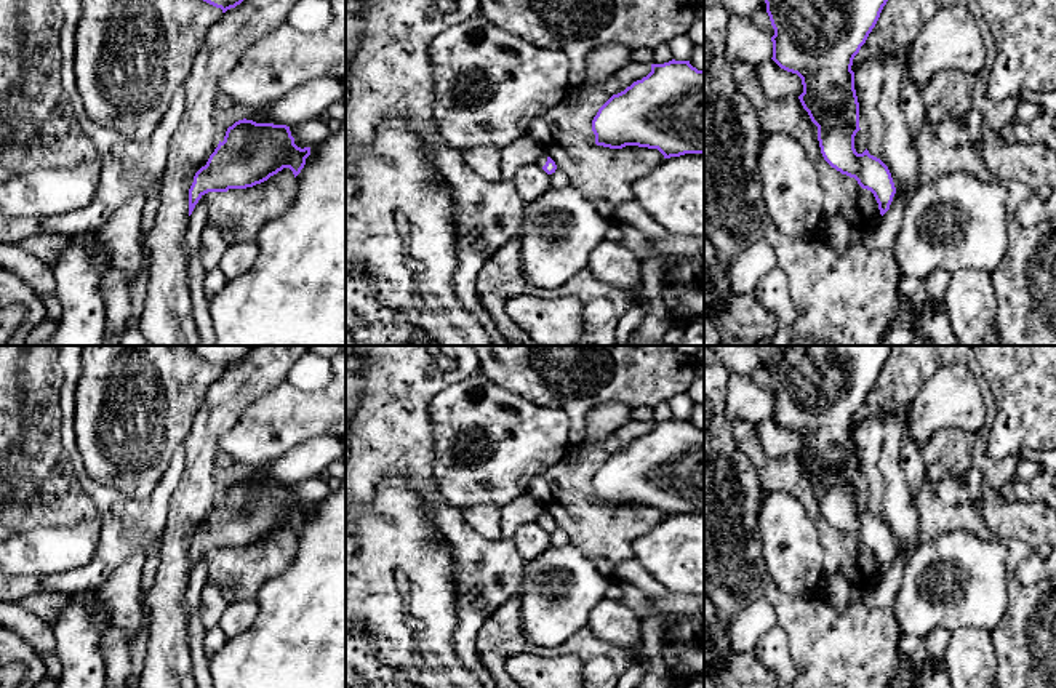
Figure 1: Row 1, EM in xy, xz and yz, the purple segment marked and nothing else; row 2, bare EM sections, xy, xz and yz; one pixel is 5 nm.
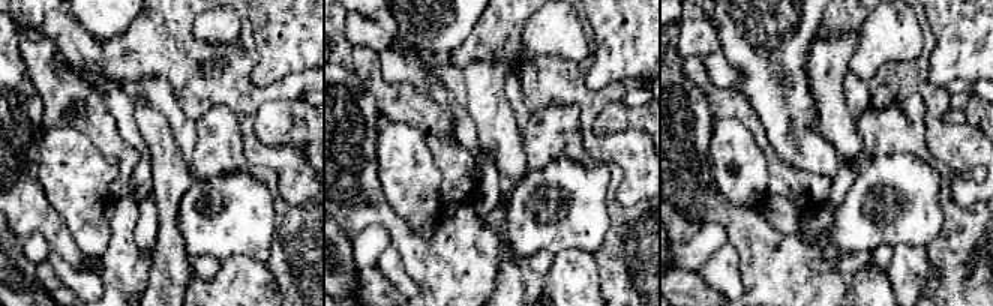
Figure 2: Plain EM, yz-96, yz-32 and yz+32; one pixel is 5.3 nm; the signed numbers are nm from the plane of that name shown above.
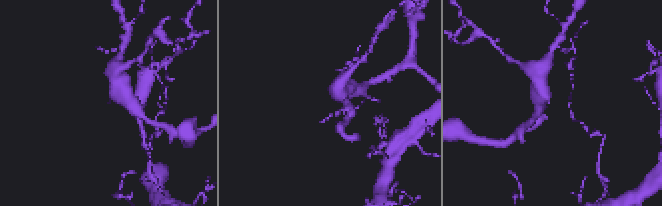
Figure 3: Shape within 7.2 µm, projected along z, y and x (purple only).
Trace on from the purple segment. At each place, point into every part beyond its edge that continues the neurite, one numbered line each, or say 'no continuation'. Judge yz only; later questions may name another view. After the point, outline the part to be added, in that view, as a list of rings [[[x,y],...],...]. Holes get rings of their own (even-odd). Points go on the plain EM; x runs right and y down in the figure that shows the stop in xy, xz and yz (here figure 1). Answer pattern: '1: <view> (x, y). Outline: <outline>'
no continuation

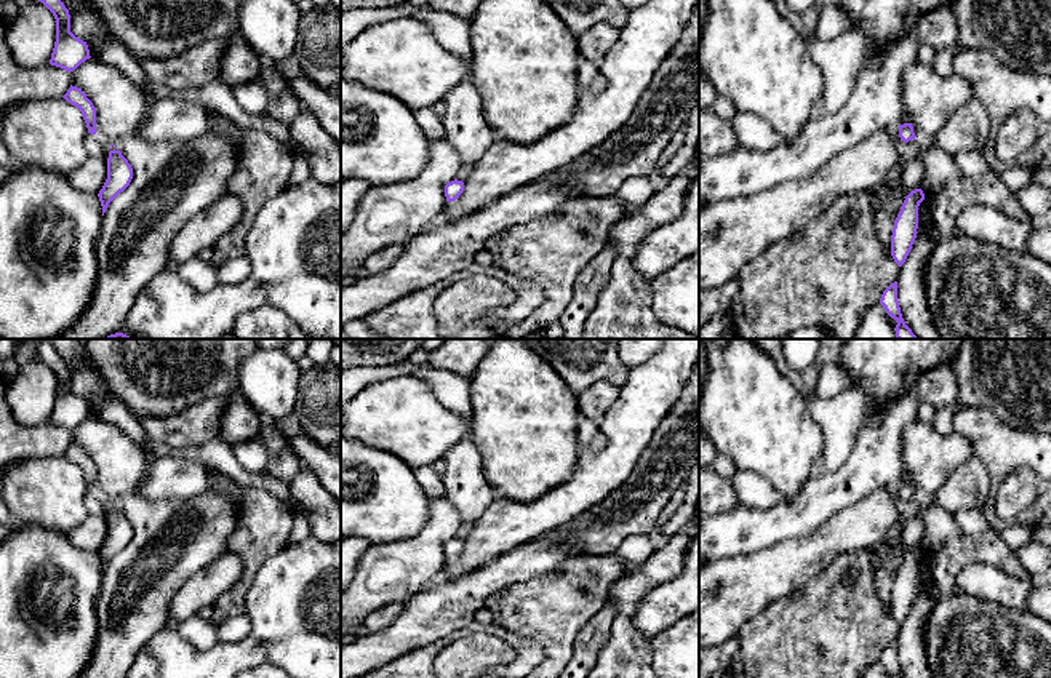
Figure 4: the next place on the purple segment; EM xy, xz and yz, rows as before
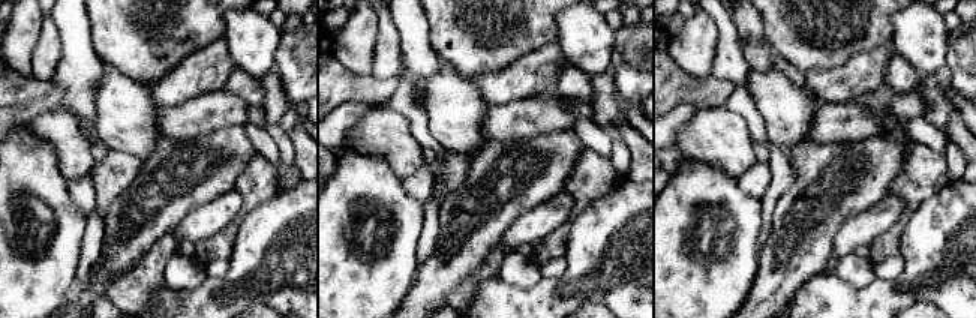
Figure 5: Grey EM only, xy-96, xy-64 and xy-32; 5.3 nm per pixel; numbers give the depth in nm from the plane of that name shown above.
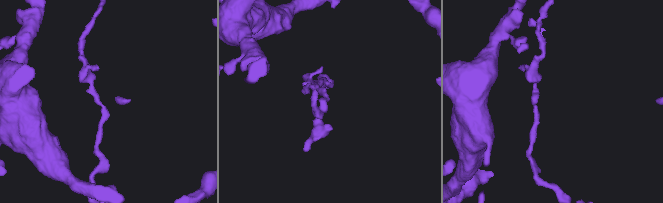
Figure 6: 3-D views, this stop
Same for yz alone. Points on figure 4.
no continuation

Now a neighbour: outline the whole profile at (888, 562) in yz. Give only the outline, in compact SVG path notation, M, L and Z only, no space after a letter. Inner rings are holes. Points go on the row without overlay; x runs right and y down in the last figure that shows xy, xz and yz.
M910 516L902 521L901 540L894 548L878 545L877 561L873 564L875 590L886 606L891 608L891 593L894 579L901 569L905 555L921 547L925 537L925 526L920 516Z

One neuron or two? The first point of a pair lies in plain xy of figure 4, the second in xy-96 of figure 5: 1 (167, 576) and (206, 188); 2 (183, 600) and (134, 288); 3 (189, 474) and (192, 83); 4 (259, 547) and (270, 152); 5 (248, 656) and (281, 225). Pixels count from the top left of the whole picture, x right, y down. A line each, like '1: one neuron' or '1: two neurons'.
1: one neuron
2: two neurons
3: two neurons
4: two neurons
5: one neuron

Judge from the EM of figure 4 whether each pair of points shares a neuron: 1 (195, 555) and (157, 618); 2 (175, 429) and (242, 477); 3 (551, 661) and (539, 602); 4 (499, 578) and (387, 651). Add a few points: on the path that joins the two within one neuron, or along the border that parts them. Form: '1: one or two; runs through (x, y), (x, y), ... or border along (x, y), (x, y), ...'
1: one; runs through (179, 570), (157, 592), (157, 602)
2: two; border along (218, 435), (184, 448), (170, 448), (160, 443)
3: one; runs through (551, 646), (551, 616)
4: one; runs through (472, 589), (453, 605), (423, 619), (415, 627)

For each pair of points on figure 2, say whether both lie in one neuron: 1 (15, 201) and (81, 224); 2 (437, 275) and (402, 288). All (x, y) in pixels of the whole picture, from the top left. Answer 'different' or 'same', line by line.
1: different
2: different

